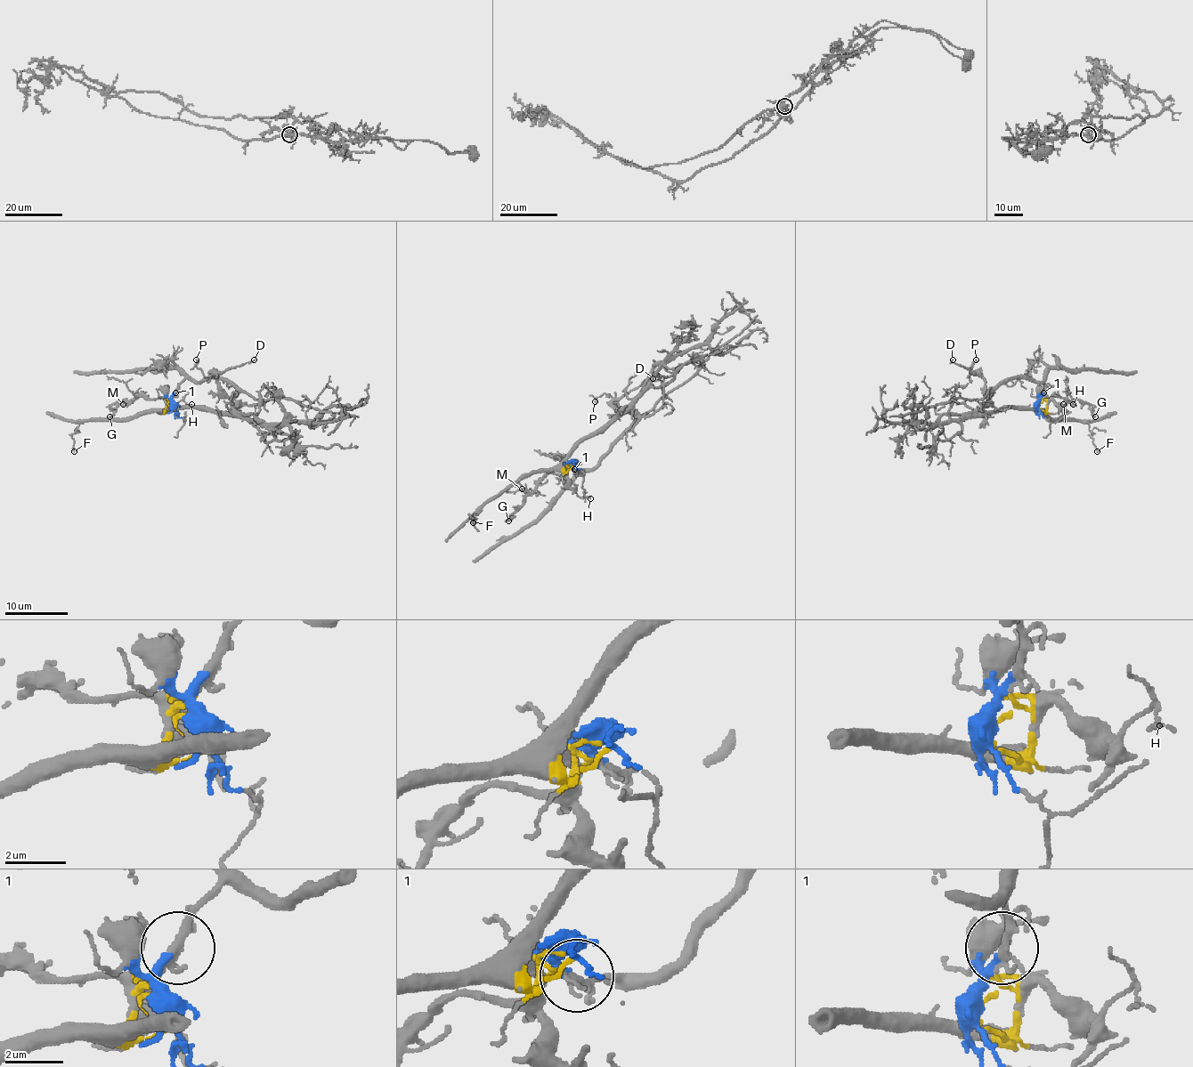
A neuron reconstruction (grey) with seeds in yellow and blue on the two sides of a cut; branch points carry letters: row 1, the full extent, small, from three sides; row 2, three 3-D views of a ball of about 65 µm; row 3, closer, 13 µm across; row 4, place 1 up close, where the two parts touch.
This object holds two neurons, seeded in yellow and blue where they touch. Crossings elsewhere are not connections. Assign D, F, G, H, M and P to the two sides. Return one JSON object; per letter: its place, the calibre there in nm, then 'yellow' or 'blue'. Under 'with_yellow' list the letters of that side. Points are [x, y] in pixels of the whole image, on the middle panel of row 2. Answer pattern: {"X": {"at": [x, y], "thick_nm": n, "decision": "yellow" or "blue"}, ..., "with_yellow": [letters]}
{"D": {"at": [653, 378], "thick_nm": 150, "decision": "blue"}, "F": {"at": [473, 522], "thick_nm": 130, "decision": "yellow"}, "G": {"at": [508, 521], "thick_nm": 130, "decision": "yellow"}, "H": {"at": [590, 498], "thick_nm": 60, "decision": "yellow"}, "M": {"at": [522, 489], "thick_nm": 90, "decision": "yellow"}, "P": {"at": [595, 401], "thick_nm": 110, "decision": "blue"}, "with_yellow": ["F", "G", "H", "M"]}

